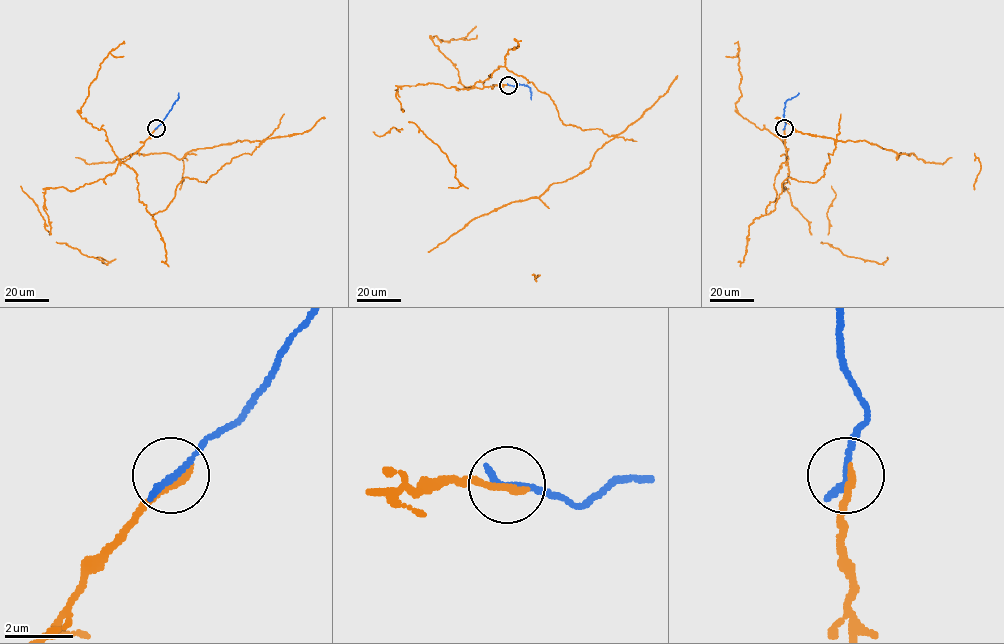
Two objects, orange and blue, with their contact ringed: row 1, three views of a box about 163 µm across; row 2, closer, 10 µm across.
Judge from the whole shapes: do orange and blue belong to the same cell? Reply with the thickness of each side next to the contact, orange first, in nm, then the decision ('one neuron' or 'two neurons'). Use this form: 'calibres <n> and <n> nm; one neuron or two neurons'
calibres 240 and 240 nm; two neurons

